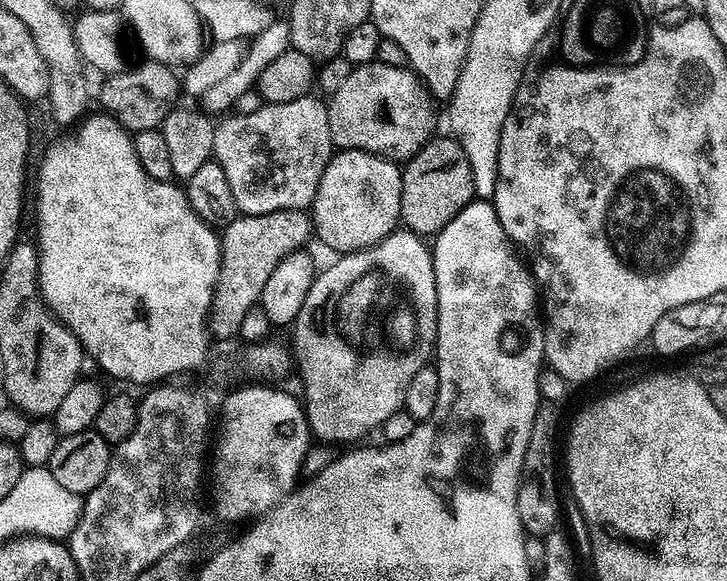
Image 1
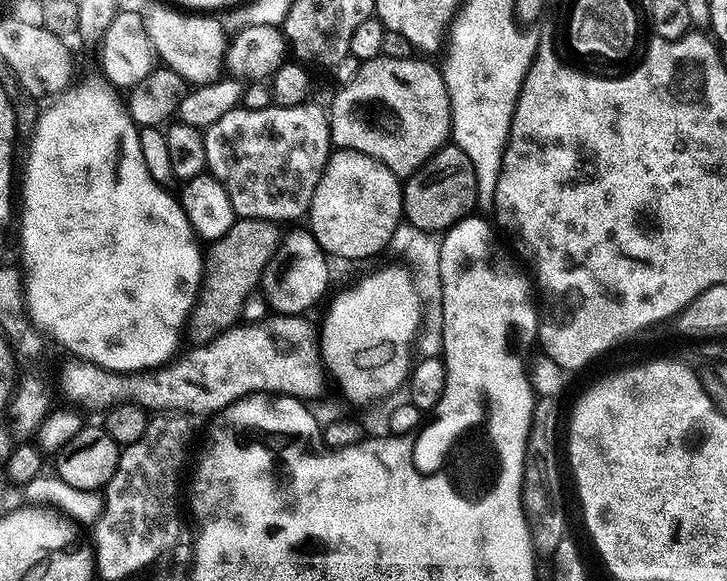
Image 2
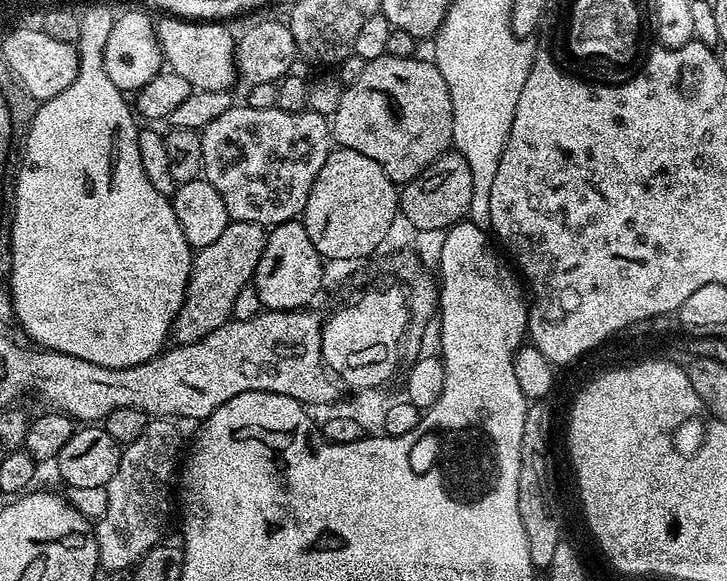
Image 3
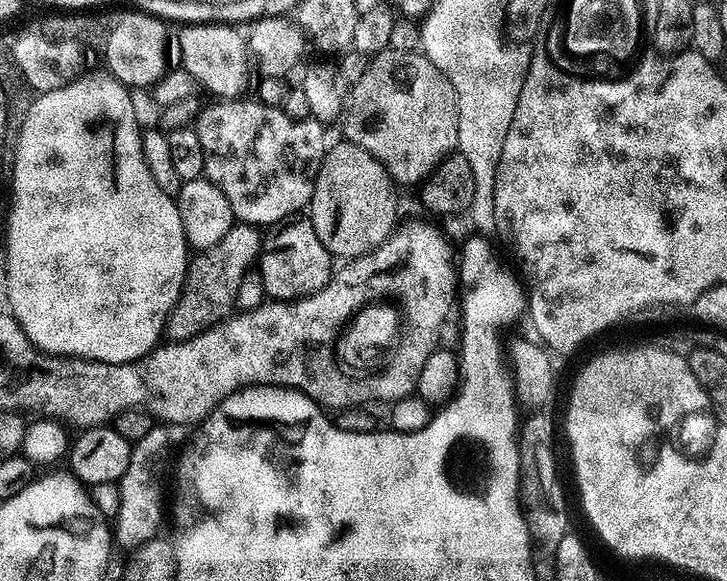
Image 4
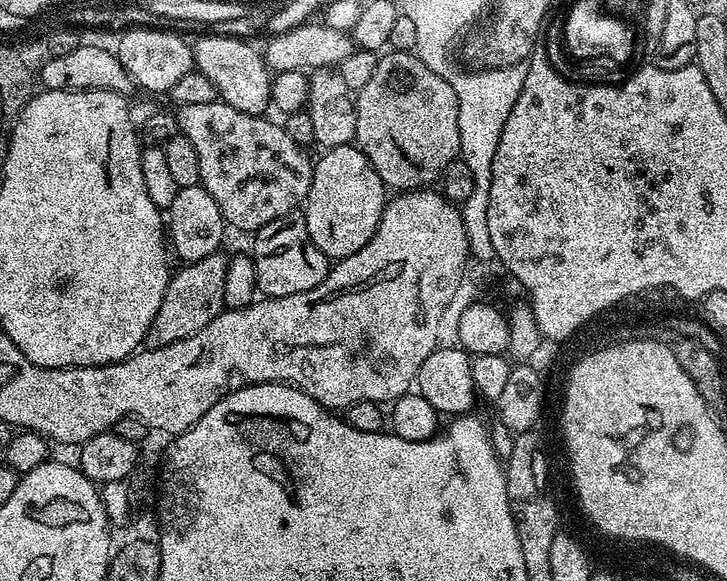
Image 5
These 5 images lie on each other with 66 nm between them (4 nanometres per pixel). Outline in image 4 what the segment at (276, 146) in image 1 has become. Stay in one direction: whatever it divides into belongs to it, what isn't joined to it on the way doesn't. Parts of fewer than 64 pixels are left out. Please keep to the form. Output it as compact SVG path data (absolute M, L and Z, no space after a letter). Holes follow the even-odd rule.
M221 99L219 102L212 102L216 104L209 108L199 109L194 127L206 154L204 176L214 186L218 186L218 190L222 190L226 202L230 202L233 217L239 223L275 226L282 220L303 213L311 205L314 182L326 151L326 128L316 119L291 120L283 107L271 108L268 104L260 103L259 99L248 99Z

